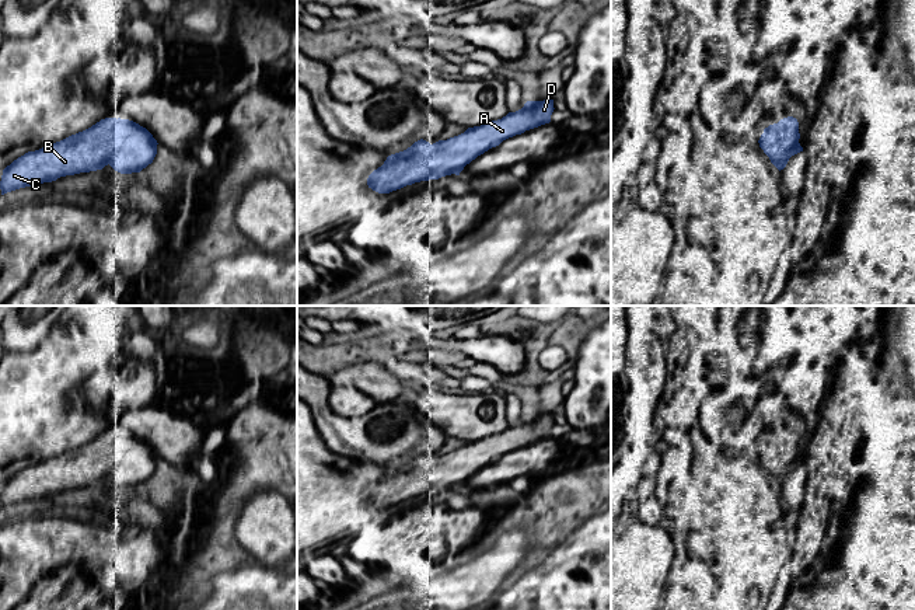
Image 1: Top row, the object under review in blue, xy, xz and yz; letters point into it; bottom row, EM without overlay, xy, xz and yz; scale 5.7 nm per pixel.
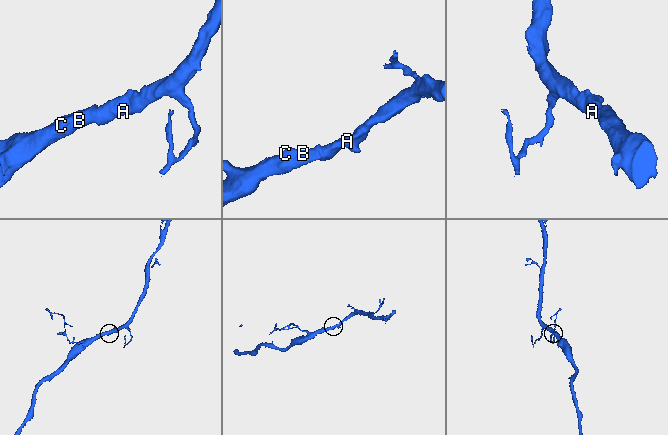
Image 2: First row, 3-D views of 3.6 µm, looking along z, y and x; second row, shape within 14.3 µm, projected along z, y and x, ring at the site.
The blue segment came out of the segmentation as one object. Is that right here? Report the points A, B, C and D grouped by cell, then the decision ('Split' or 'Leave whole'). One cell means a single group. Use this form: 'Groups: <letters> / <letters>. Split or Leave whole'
Groups: A B C D. Leave whole

